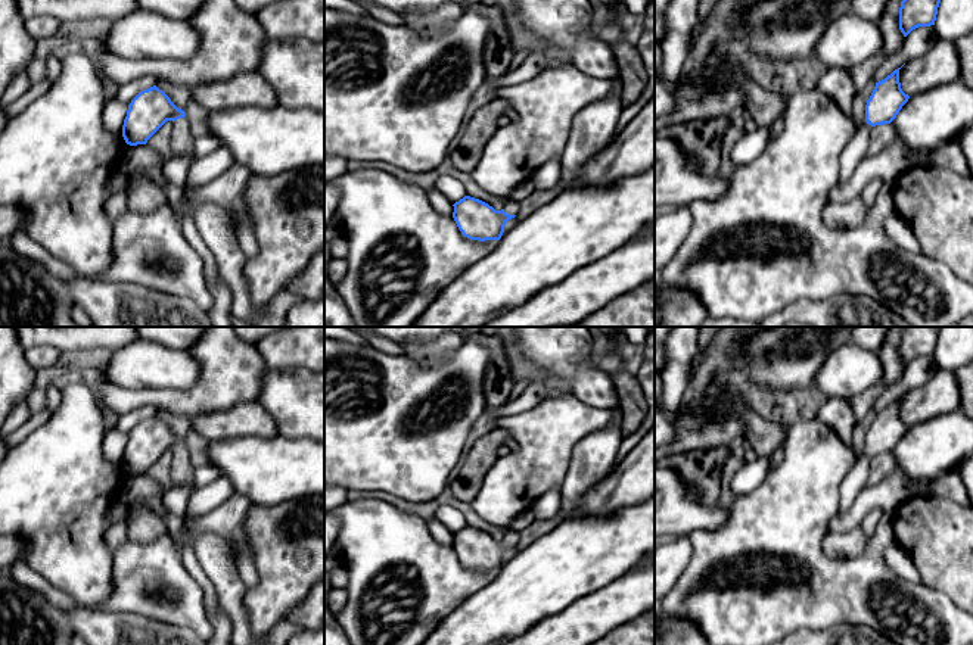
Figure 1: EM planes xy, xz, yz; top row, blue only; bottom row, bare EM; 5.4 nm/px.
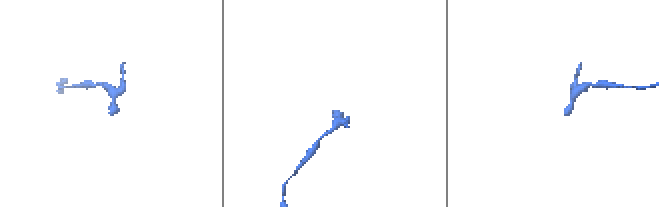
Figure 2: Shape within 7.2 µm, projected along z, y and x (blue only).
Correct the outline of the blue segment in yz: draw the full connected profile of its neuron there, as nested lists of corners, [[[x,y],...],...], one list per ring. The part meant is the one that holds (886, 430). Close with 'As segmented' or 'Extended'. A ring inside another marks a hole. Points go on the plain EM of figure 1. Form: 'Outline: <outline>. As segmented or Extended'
Outline: [[[899,399],[876,412],[865,434],[865,452],[857,457],[855,464],[840,483],[839,514],[848,512],[858,493],[867,486],[870,459],[876,455],[890,454],[908,431],[910,426],[901,418]]]. Extended

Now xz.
Outline: [[[464,526],[454,535],[453,548],[461,564],[470,570],[500,570],[504,555],[515,548],[519,540],[519,532],[507,527],[501,540],[495,540],[488,533]]]. Extended

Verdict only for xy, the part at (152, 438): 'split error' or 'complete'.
split error

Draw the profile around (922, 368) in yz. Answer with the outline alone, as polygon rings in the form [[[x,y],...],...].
[[[933,355],[913,359],[905,367],[902,380],[893,386],[886,387],[874,402],[873,409],[879,412],[890,405],[895,399],[901,398],[904,393],[921,387],[936,371],[938,367],[935,364]]]

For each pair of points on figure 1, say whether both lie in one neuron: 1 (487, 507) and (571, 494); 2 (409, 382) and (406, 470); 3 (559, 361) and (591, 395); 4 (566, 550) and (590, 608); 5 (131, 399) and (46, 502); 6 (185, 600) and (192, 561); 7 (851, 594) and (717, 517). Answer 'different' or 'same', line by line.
1: different
2: same
3: same
4: different
5: different
6: different
7: different

